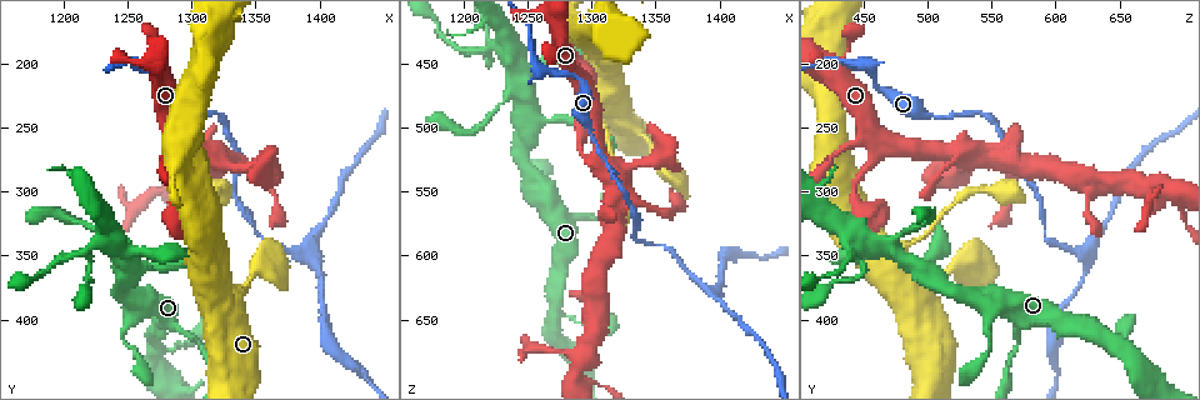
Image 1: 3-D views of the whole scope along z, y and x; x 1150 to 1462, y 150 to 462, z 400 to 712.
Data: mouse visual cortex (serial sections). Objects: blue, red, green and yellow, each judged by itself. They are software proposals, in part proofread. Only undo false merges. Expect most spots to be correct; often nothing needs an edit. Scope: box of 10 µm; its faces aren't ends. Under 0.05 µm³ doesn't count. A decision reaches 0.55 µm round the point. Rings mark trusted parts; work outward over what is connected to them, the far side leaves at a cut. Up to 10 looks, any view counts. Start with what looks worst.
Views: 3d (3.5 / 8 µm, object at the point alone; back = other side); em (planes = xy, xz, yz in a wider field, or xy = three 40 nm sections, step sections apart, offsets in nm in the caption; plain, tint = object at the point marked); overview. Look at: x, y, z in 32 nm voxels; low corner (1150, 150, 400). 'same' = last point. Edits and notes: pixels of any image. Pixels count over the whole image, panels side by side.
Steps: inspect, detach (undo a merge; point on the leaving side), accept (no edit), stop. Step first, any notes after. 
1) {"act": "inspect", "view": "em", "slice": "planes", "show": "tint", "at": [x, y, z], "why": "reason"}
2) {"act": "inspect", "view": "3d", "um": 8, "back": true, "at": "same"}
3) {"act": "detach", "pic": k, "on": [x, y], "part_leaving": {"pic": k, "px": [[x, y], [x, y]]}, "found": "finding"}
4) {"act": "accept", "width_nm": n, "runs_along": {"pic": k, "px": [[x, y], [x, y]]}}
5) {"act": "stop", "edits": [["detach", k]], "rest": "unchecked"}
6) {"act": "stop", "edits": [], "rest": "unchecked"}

{"act": "inspect", "view": "3d", "um": 3.5, "at": [1388, 348, 622], "why": "a fork"}

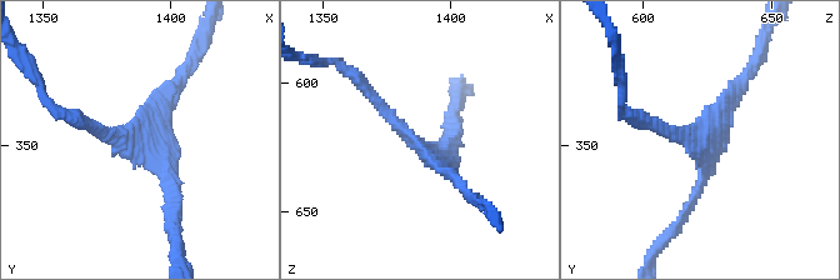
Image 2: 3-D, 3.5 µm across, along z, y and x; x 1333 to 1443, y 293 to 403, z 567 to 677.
{"act": "inspect", "view": "em", "slice": "planes", "show": "tint", "at": [1385, 347, 624], "arms": 3, "arm_widths_nm": [150, 150, 200]}

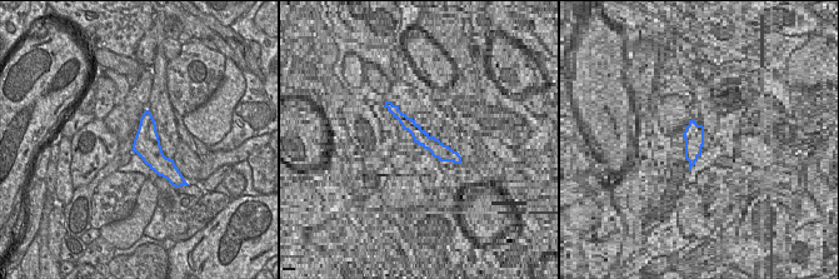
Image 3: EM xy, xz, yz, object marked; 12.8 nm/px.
{"act": "accept", "width_nm": 340, "runs_along": {"pic": 2, "px": [[81, 119], [135, 138], [178, 206]]}, "found": "all the same cell"}

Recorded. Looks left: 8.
{"act": "inspect", "view": "3d", "um": 3.5, "at": [1278, 184, 440], "why": "sudden change in width"}

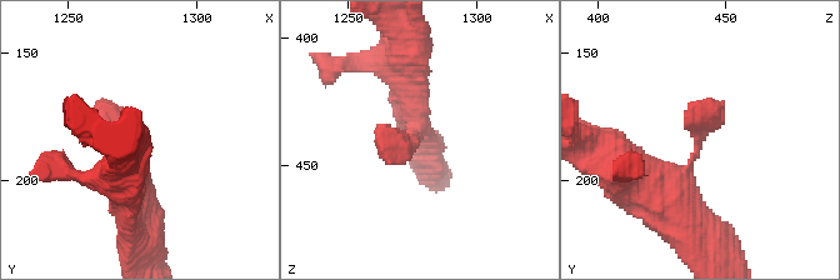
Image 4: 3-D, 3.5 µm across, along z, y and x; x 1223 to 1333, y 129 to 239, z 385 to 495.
{"act": "inspect", "view": "em", "slice": "xy", "step": 3, "show": "tint", "at": [1275, 185, 440], "why": "shape alone is not enough"}

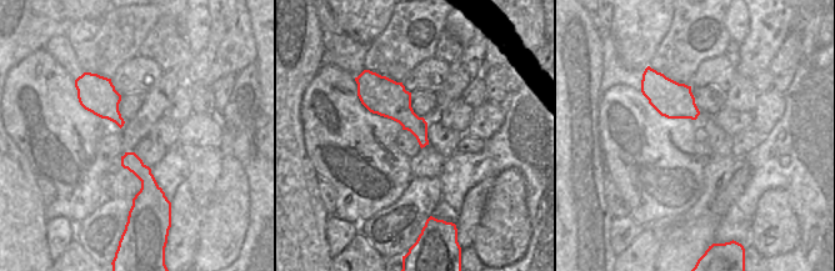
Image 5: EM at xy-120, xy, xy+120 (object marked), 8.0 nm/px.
{"act": "accept", "runs_along": {"pic": 4, "px": [[675, 215], [710, 100]]}, "found": "one cell here"}

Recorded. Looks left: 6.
{"act": "inspect", "view": "3d", "um": 3.5, "at": [1332, 388, 500]}

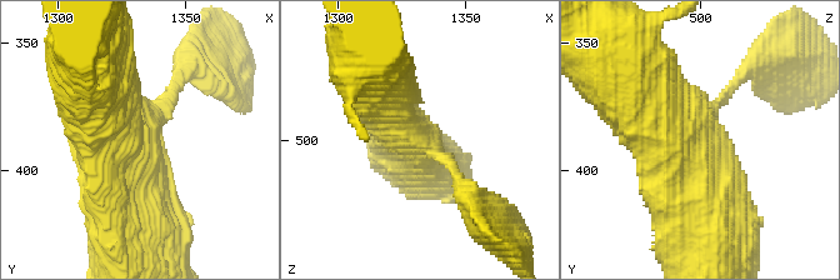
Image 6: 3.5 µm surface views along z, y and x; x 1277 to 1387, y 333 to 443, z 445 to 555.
{"act": "inspect", "view": "em", "slice": "xy", "step": 2, "show": "tint", "at": [1331, 385, 501]}

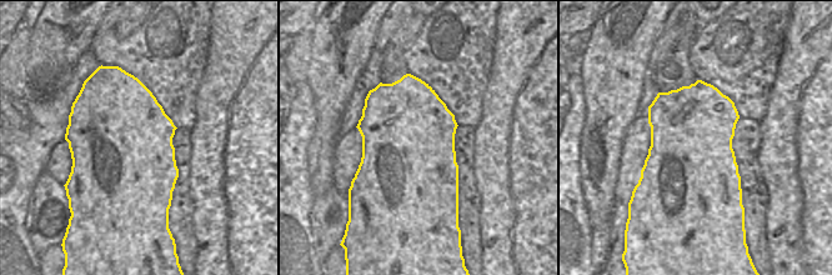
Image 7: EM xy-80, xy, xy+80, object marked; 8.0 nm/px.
{"act": "accept", "width_nm": 750, "runs_along": {"pic": 6, "px": [[724, 220], [708, 174], [646, 96]]}, "found": "all the same cell"}

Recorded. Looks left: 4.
{"act": "inspect", "view": "3d", "um": 3.5, "at": [1270, 420, 644], "why": "a fork"}

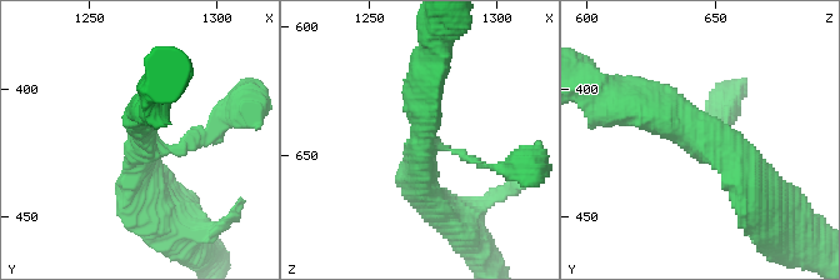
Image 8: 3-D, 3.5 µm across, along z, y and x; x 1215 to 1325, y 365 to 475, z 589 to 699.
{"act": "inspect", "view": "em", "slice": "xy", "step": 1, "show": "tint", "at": [1270, 422, 647]}

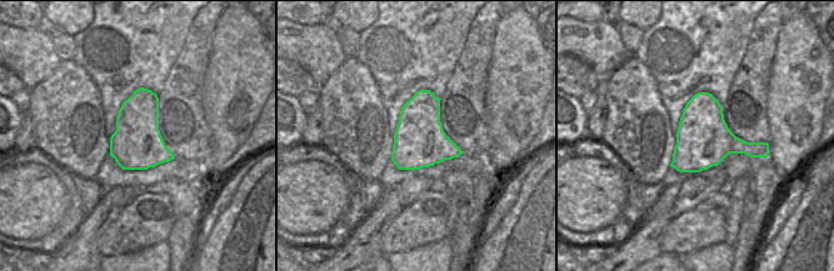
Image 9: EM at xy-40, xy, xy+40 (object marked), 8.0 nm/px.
{"act": "accept", "arm_widths_nm": [150, 400, 400], "runs_along": {"pic": 8, "px": [[636, 106], [726, 149], [764, 199]]}, "found": "one cell here"}

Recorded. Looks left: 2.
{"act": "stop", "edits": [], "rest": "unchecked"}

